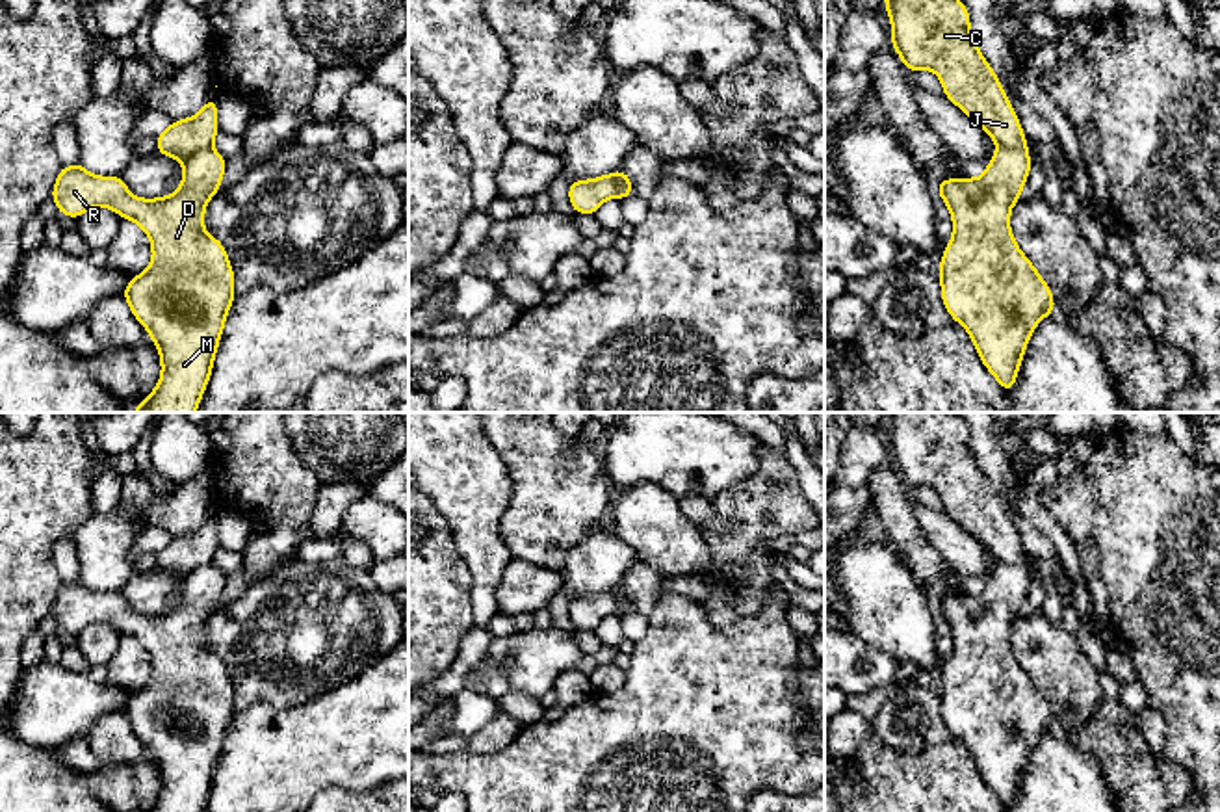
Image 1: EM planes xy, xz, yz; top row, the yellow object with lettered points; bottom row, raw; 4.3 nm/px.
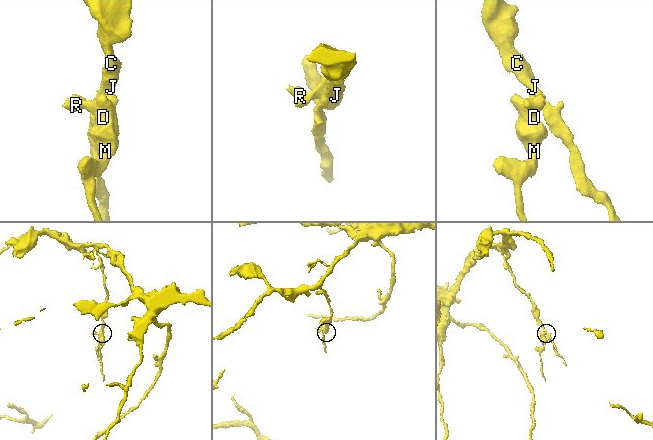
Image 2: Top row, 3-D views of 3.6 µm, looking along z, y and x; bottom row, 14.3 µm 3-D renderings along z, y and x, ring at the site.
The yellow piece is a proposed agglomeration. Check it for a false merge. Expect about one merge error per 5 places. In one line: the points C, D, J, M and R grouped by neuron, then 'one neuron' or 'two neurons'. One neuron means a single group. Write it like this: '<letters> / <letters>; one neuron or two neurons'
C J / D M R; two neurons

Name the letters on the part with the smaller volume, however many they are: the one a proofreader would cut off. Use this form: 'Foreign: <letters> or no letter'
Foreign: D, M, R

